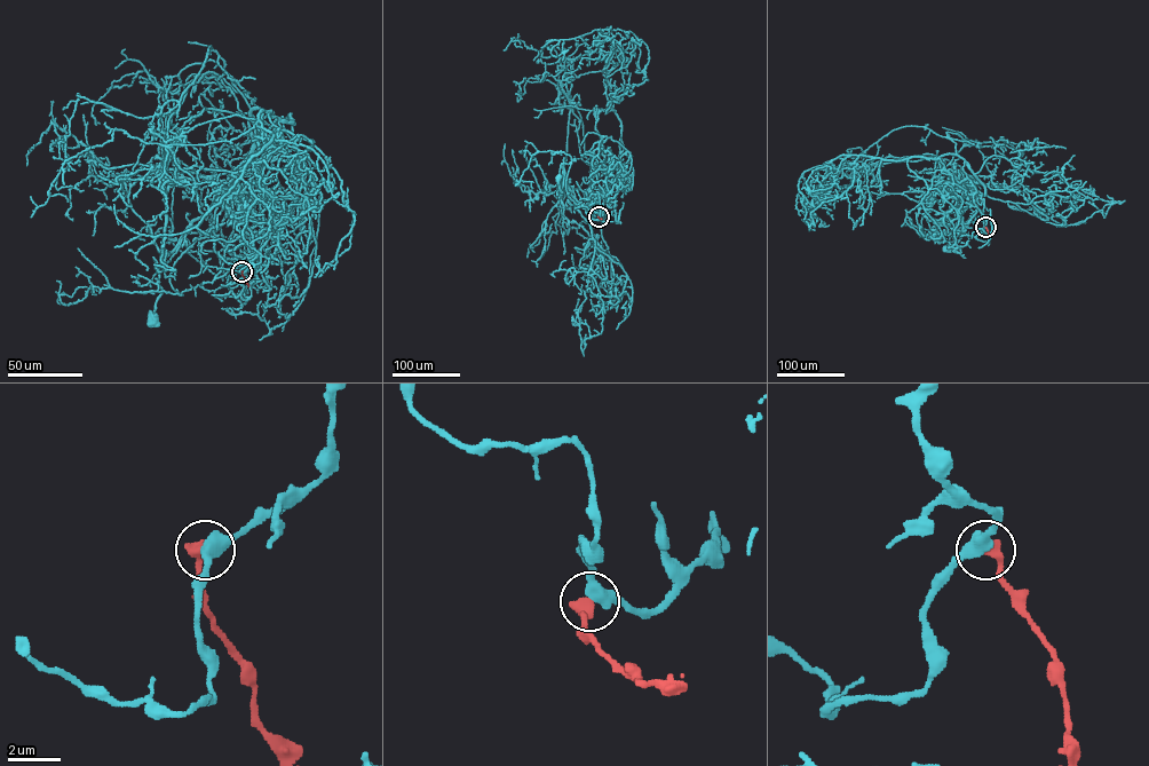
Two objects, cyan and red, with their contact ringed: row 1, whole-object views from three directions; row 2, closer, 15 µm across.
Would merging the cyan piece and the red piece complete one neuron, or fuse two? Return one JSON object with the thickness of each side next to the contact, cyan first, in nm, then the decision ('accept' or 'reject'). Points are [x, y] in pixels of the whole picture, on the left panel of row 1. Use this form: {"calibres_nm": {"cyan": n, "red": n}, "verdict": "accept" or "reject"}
{"calibres_nm": {"cyan": 460, "red": 500}, "verdict": "accept"}

